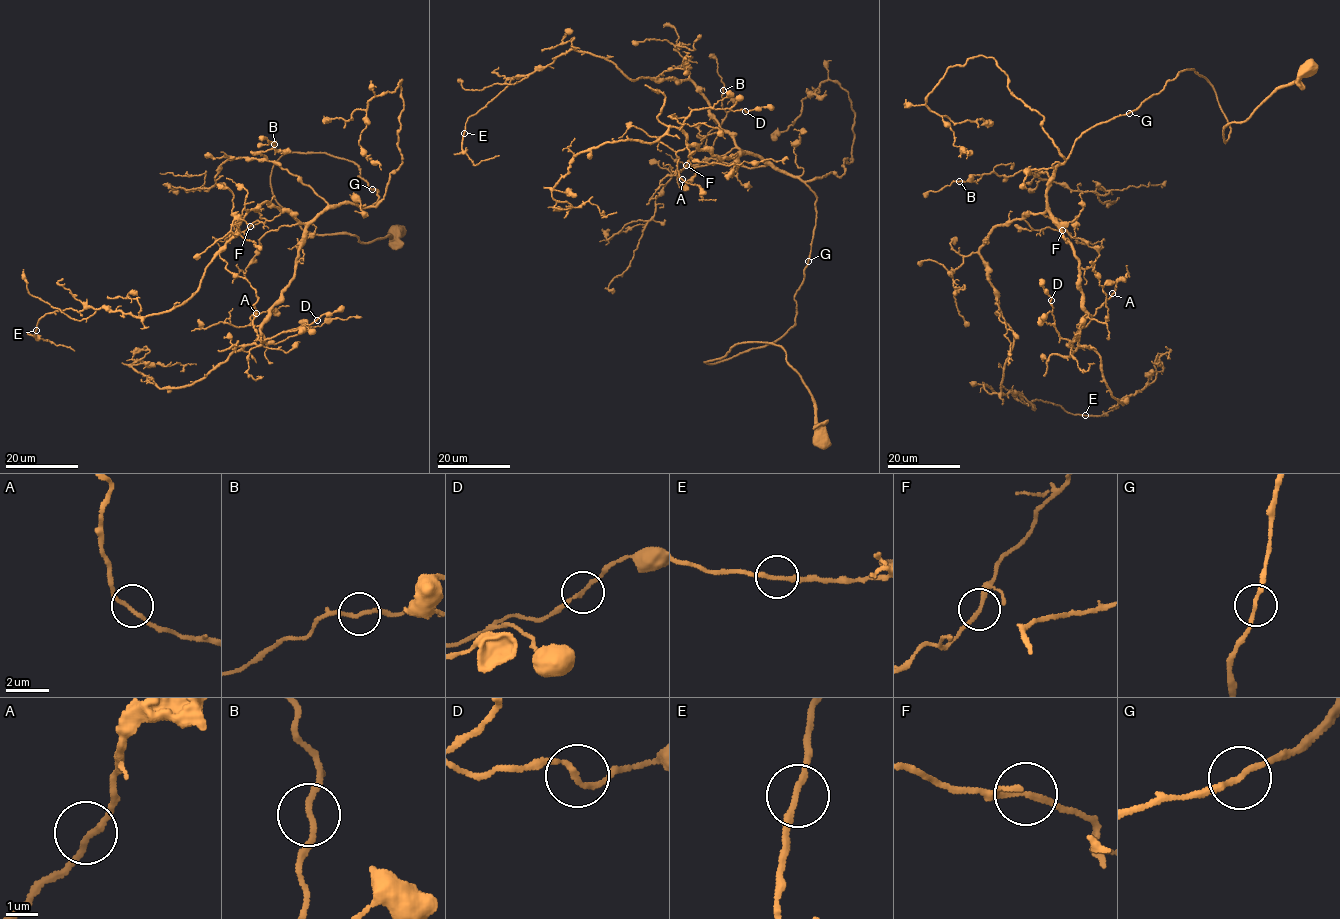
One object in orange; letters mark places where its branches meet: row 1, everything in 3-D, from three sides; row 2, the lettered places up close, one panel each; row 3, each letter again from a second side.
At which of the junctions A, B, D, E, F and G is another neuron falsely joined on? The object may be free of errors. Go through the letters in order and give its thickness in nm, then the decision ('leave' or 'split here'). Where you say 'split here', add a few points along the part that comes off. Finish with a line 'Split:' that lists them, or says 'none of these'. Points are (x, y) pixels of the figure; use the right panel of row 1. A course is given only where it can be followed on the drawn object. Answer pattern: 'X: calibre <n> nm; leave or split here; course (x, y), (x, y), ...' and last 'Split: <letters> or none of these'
A: calibre 170 nm; leave
B: calibre 180 nm; leave
D: calibre 160 nm; leave
E: calibre 180 nm; leave
F: calibre 180 nm; leave
G: calibre 180 nm; leave
Split: none of these

